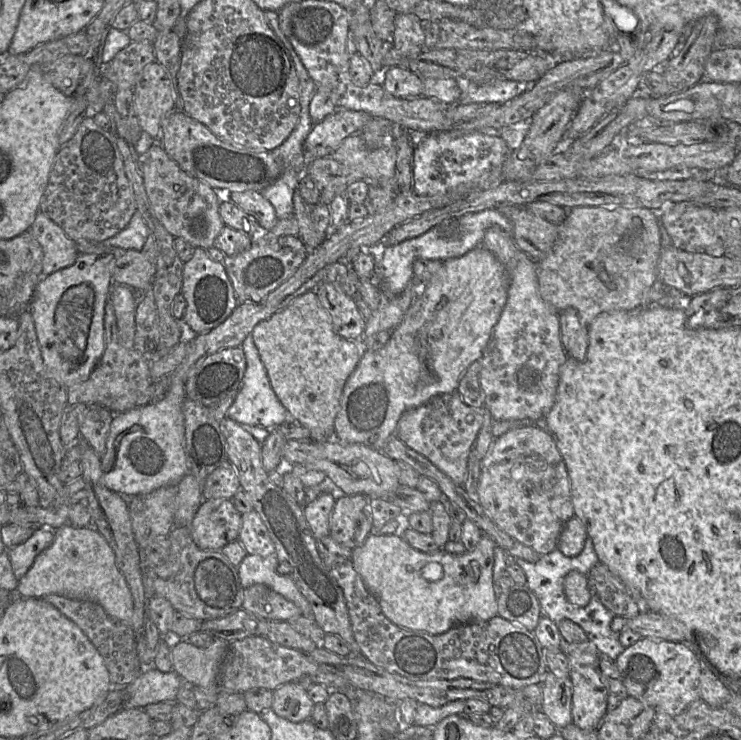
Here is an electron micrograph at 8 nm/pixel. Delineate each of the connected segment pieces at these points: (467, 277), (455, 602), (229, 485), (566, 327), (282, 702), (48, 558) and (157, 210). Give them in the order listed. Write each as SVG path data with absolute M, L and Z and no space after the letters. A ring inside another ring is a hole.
M480 245L463 256L450 258L443 261L443 266L435 274L430 283L421 286L417 296L406 311L402 321L390 333L388 342L377 351L365 350L360 361L347 379L341 400L340 409L334 421L334 439L349 444L363 444L375 450L381 451L387 440L396 435L397 424L407 411L417 408L431 398L440 395L457 391L459 382L468 367L476 360L480 360L485 348L487 347L493 329L499 320L501 312L507 301L507 293L509 287L509 278L504 266L495 258L495 256L483 245Z
M372 532L352 551L354 569L368 590L377 598L385 616L395 625L438 635L456 625L484 622L498 615L498 599L493 588L493 565L496 543L486 534L472 551L451 554L444 549L424 553L413 548L401 534L381 535Z
M223 462L202 484L204 499L229 499L240 489L240 481L234 466L229 462Z
M567 308L559 313L560 337L568 357L583 361L589 345L589 332L577 311Z
M288 682L273 691L272 710L292 722L310 719L315 703L297 682Z
M62 525L54 530L54 540L35 559L28 572L18 580L17 593L24 598L44 598L49 594L80 600L91 600L101 605L106 613L132 626L134 601L124 575L116 565L115 554L105 538L94 527Z
M158 142L138 156L138 164L151 208L164 228L194 248L207 250L214 246L224 226L219 214L221 200L215 190L183 171Z

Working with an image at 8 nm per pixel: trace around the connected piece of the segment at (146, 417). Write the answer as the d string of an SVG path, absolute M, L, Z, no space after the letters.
M170 379L165 396L157 402L114 413L106 441L106 450L100 459L105 486L119 494L147 494L165 485L177 484L189 473L185 453L185 427L181 404L186 398L182 379Z

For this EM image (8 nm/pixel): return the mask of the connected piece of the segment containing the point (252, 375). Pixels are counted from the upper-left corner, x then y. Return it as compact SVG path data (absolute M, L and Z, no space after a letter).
M250 334L242 342L241 348L246 359L246 369L237 397L228 408L227 417L240 425L259 426L266 429L277 428L285 424L292 418L271 387L267 371Z

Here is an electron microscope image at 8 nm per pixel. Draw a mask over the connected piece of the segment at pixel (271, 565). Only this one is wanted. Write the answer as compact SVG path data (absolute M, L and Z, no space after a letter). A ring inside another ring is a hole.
M248 554L237 568L245 589L254 584L264 584L296 604L303 616L313 618L309 602L294 581L279 572L275 554L265 557Z

